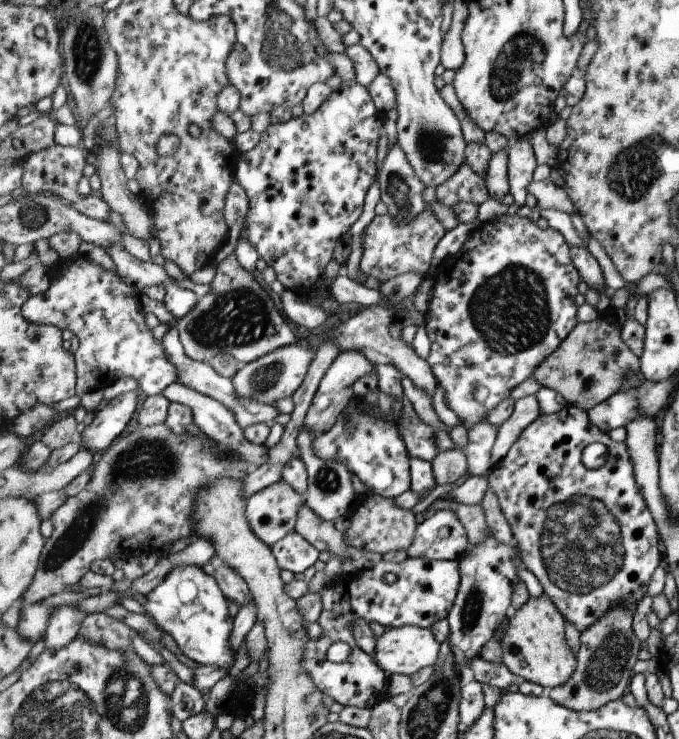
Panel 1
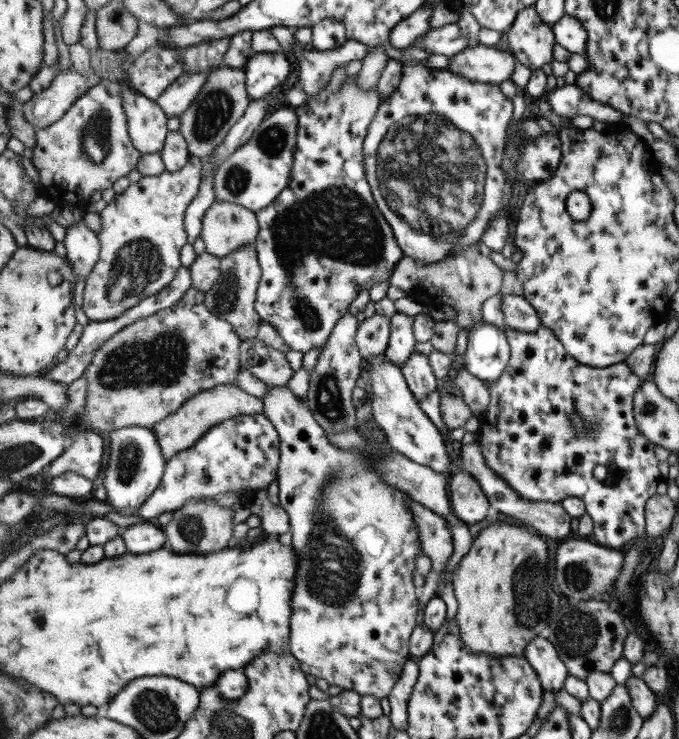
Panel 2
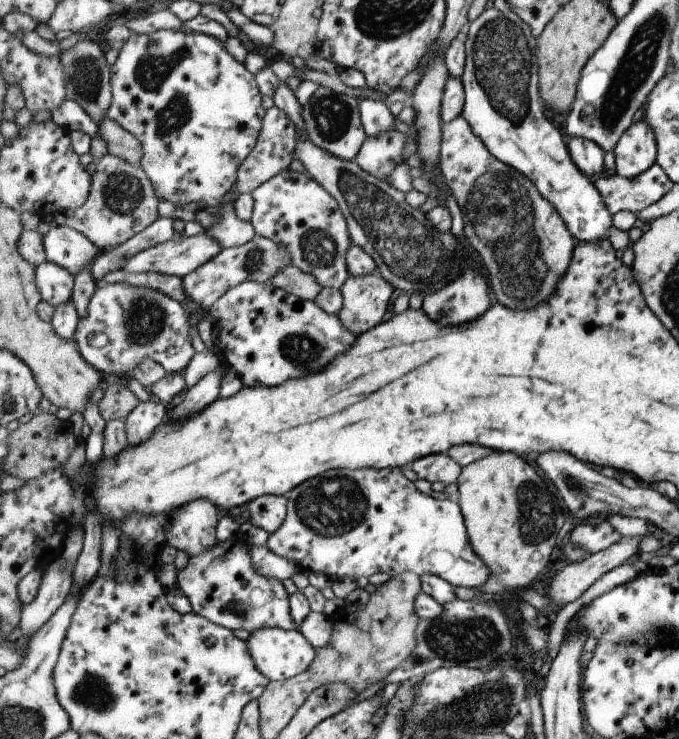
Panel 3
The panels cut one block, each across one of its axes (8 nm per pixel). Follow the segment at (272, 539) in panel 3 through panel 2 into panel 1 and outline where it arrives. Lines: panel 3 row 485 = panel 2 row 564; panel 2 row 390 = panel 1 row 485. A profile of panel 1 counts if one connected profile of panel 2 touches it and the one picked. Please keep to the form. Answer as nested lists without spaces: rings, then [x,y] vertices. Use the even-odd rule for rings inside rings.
[[[281,480],[256,492],[249,498],[246,515],[256,535],[272,547],[276,542],[296,530],[300,510],[306,505],[306,502],[307,494],[300,494],[289,486],[288,482]]]

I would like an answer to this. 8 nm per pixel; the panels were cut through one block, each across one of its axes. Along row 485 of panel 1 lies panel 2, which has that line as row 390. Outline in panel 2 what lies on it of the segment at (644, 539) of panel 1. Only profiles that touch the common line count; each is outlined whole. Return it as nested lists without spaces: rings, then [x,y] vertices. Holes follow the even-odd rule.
[[[545,325],[541,326],[537,332],[525,332],[521,330],[515,330],[507,328],[507,336],[509,344],[512,346],[512,356],[509,365],[505,372],[496,381],[490,381],[490,394],[491,404],[486,410],[485,414],[481,417],[480,430],[477,435],[477,441],[480,442],[483,450],[483,456],[487,460],[487,464],[491,466],[491,469],[503,478],[510,488],[528,502],[553,502],[563,503],[567,498],[579,497],[586,505],[586,513],[591,516],[594,521],[594,535],[593,540],[604,547],[609,548],[621,548],[625,544],[632,544],[639,538],[647,539],[646,534],[646,507],[648,501],[655,497],[657,494],[657,486],[659,482],[663,482],[661,472],[659,472],[659,460],[655,456],[655,443],[651,442],[649,438],[645,438],[637,426],[634,400],[637,394],[637,390],[643,386],[645,380],[639,378],[632,367],[627,362],[619,363],[613,366],[597,368],[594,366],[586,365],[579,362],[575,357],[568,354],[568,350],[565,348],[564,343],[551,328],[547,328]],[[575,426],[585,426],[585,434],[581,434],[581,442],[575,438]],[[597,466],[605,466],[608,470],[608,476],[604,480],[597,480],[595,478],[595,468]]]

